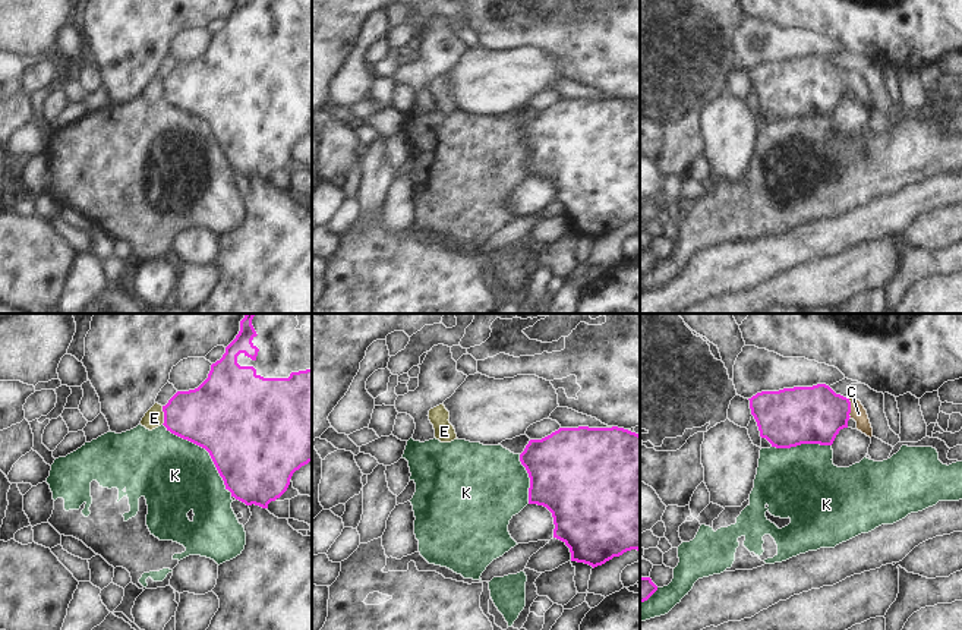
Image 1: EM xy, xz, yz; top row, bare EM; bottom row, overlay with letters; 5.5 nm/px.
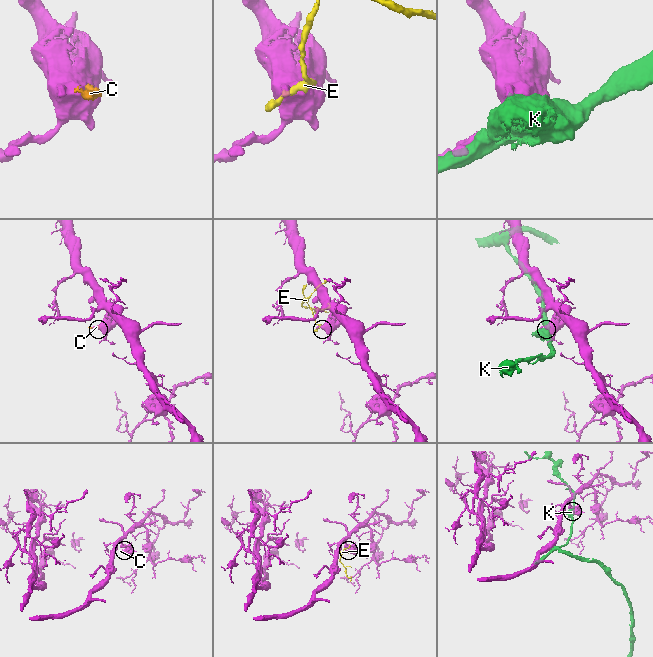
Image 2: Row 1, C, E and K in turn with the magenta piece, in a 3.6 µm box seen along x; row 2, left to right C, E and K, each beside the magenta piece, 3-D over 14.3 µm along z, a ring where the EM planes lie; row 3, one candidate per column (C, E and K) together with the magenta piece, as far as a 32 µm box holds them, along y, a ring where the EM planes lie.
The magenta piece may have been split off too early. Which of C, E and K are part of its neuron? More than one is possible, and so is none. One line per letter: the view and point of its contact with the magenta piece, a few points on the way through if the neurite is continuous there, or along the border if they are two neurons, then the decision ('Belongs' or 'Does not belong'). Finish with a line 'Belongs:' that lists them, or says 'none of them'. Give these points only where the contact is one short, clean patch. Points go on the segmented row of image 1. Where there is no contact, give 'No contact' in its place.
C: Touches magenta at yz (849, 408). Path across: yz (806, 415), (849, 408), (858, 413). Belongs
E: Touches magenta at xy (164, 415). Boundary: xy (161, 406), (163, 424). Does not belong
K: Touches magenta at xy (204, 447). Does not belong
Belongs: C

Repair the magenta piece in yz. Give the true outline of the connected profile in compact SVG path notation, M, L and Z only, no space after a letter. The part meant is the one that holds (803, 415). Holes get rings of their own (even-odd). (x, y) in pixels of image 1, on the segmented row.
M826 384L761 391L748 400L760 437L776 448L832 445L839 431L848 428L849 419L857 422L858 431L873 437L861 401L836 394Z

